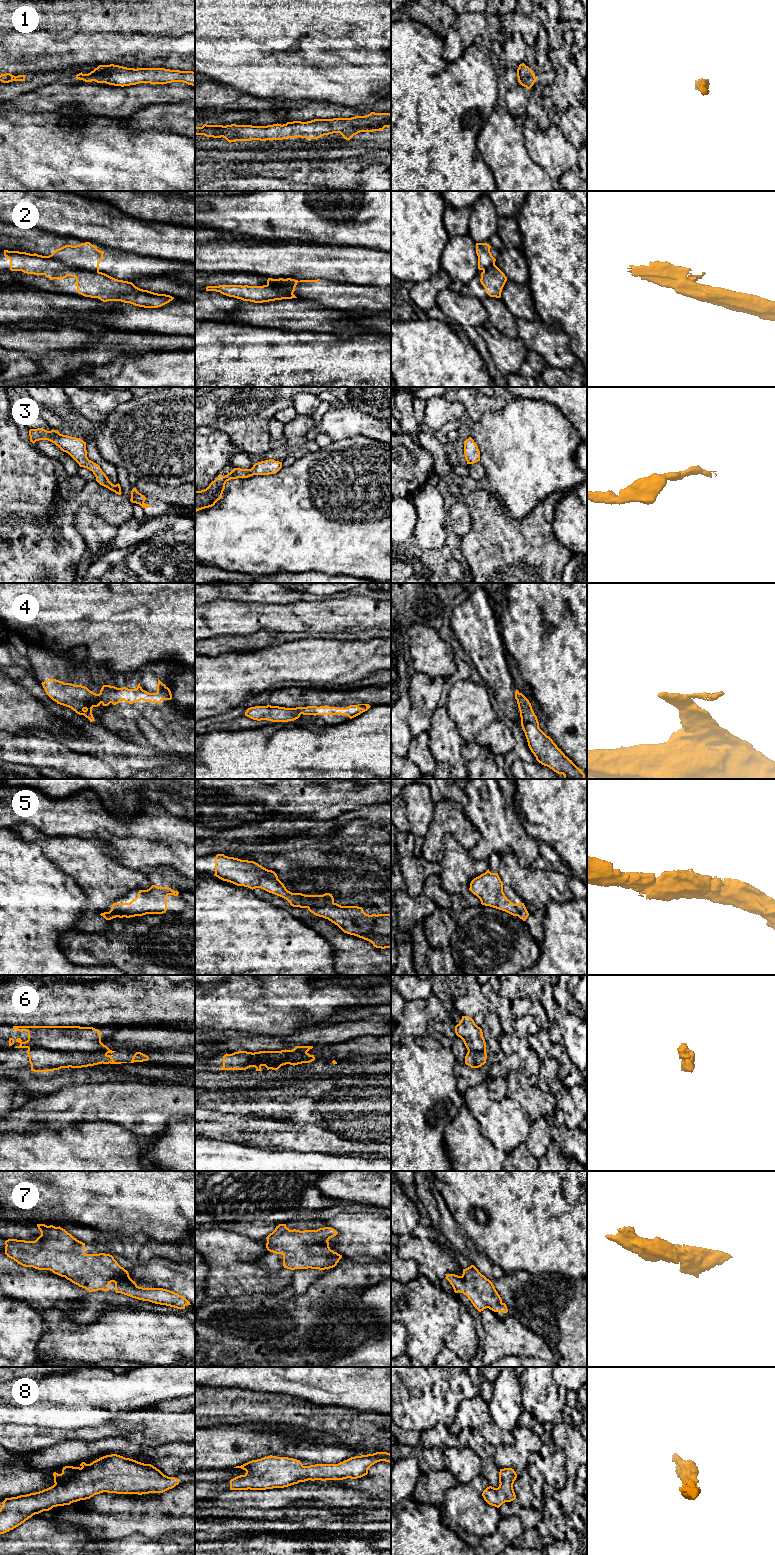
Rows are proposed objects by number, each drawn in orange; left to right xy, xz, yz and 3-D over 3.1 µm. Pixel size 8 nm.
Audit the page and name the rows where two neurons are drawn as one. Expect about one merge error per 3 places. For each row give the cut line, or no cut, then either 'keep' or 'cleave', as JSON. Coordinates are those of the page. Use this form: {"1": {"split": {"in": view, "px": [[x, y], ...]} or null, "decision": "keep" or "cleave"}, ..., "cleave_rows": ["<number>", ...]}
{"1": {"split": null, "decision": "keep"}, "2": {"split": {"in": "xy", "px": [[47, 256], [68, 265], [98, 271]]}, "decision": "cleave"}, "3": {"split": null, "decision": "keep"}, "4": {"split": {"in": "xy", "px": [[98, 694], [101, 702]]}, "decision": "cleave"}, "5": {"split": null, "decision": "keep"}, "6": {"split": {"in": "xy", "px": [[28, 1048], [106, 1054]]}, "decision": "cleave"}, "7": {"split": null, "decision": "keep"}, "8": {"split": null, "decision": "keep"}, "cleave_rows": ["2", "4", "6"]}

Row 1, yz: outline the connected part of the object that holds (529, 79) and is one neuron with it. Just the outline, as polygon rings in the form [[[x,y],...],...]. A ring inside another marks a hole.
[[[524,63],[520,64],[518,67],[517,77],[519,83],[527,89],[530,89],[537,80],[533,71]]]

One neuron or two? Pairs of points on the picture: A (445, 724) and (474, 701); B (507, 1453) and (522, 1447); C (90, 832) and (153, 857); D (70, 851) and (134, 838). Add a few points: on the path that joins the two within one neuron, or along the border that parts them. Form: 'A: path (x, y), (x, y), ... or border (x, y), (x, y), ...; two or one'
A: border (445, 706), (448, 716), (464, 739); two
B: path (511, 1453), (518, 1451); one
C: path (106, 833), (118, 833), (134, 838), (137, 841); one
D: border (110, 844), (113, 848); two

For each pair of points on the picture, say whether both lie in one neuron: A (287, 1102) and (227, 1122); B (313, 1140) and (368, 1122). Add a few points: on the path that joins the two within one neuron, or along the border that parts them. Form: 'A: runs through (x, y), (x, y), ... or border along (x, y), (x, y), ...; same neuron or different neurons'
A: border along (226, 1113), (241, 1113), (272, 1119); different neurons
B: border along (314, 1124), (336, 1133); different neurons

